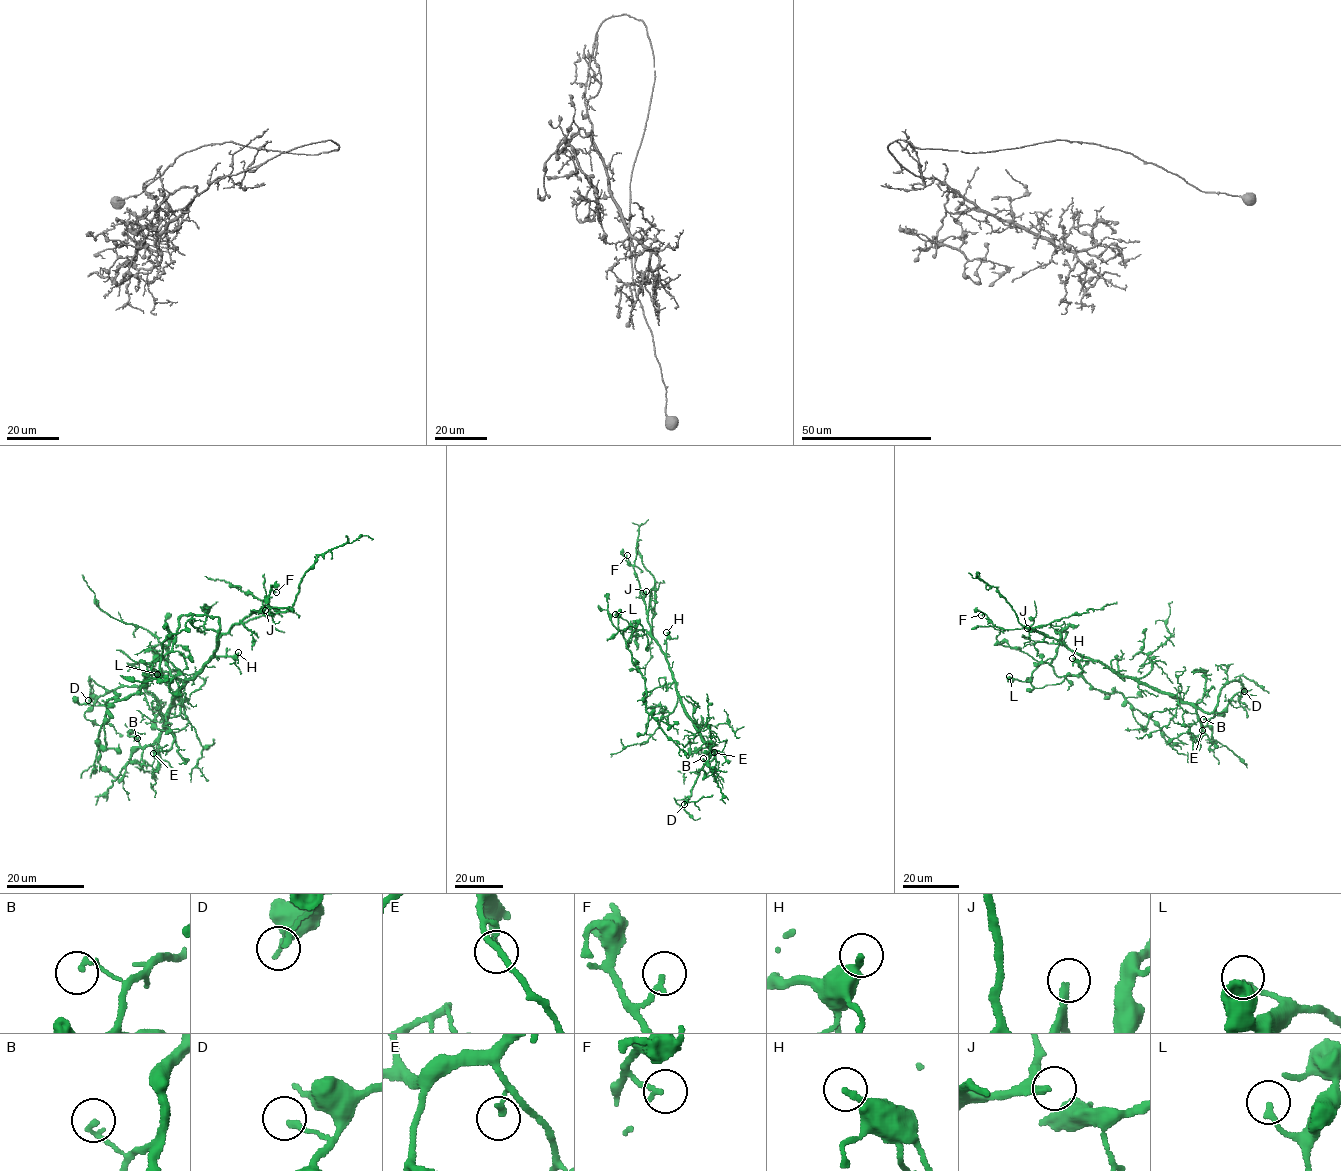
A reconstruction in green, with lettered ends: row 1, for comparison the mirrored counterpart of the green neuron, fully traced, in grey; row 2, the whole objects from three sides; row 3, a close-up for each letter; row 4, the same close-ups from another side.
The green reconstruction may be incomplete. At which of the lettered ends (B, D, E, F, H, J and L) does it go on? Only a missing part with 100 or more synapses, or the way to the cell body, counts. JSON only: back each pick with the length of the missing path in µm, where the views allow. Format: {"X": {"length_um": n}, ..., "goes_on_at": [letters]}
{"J": {"length_um": 250}, "goes_on_at": ["J"]}

